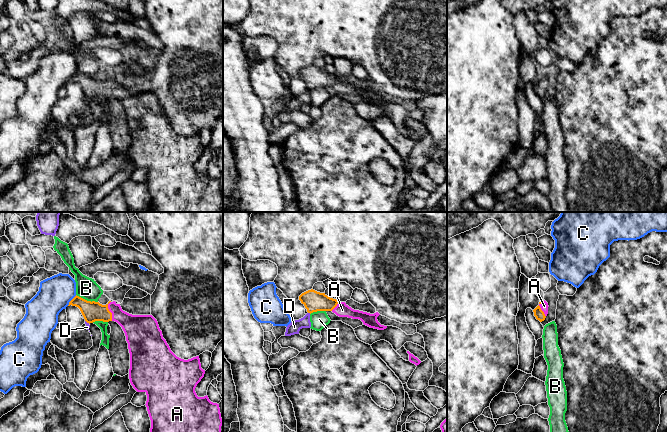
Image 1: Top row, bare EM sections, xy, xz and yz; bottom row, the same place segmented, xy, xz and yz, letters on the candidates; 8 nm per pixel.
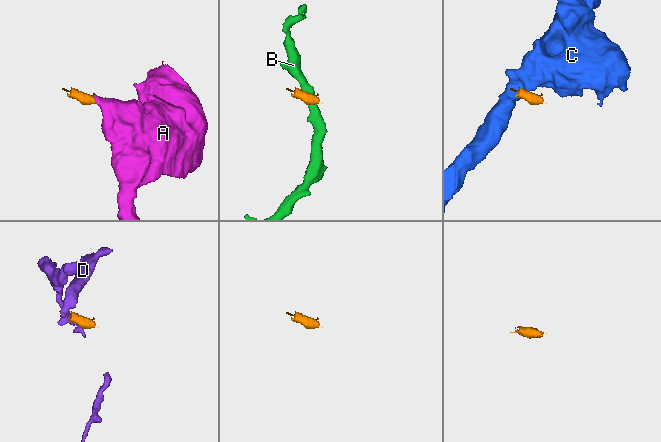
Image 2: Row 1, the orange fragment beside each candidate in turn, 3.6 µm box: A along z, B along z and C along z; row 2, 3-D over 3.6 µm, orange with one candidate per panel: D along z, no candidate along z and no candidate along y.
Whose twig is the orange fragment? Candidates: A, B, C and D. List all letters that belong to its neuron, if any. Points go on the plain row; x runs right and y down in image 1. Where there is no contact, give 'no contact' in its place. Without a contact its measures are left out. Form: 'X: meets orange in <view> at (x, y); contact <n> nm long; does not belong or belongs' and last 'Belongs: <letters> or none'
A: meets orange in xy at (109, 87); contact 160 nm long; belongs
B: meets orange in xy at (86, 76); contact 190 nm long; does not belong
C: meets orange in xy at (71, 76); contact 120 nm long; does not belong
D: meets orange in xz at (309, 88); contact 30 nm long; does not belong
Belongs: A

